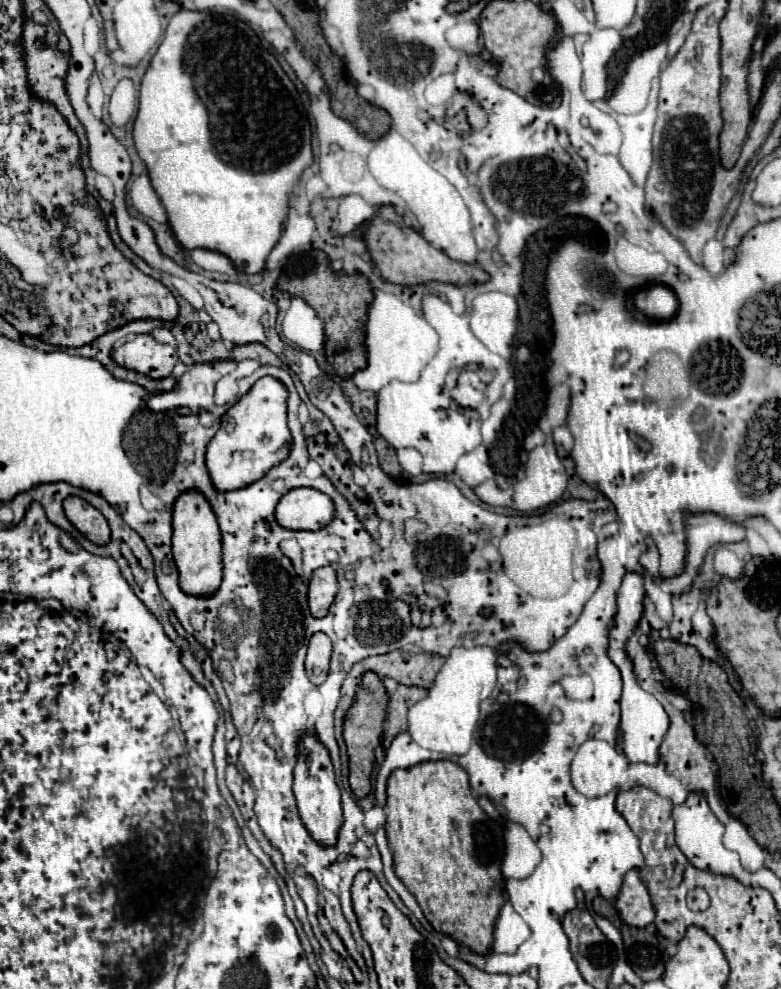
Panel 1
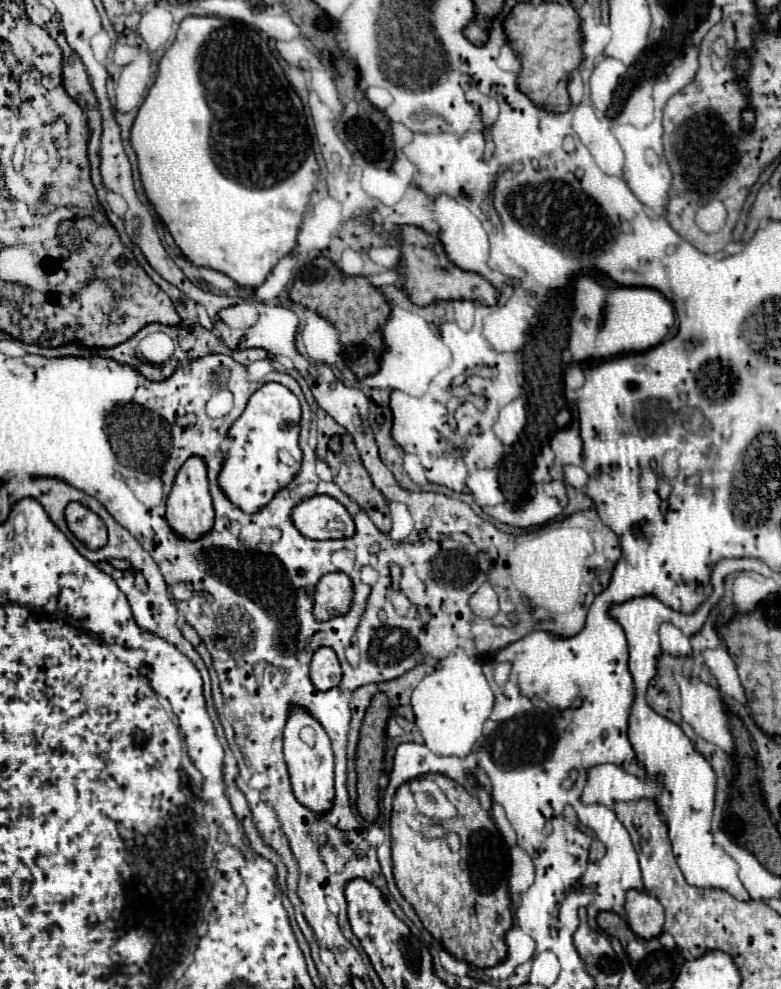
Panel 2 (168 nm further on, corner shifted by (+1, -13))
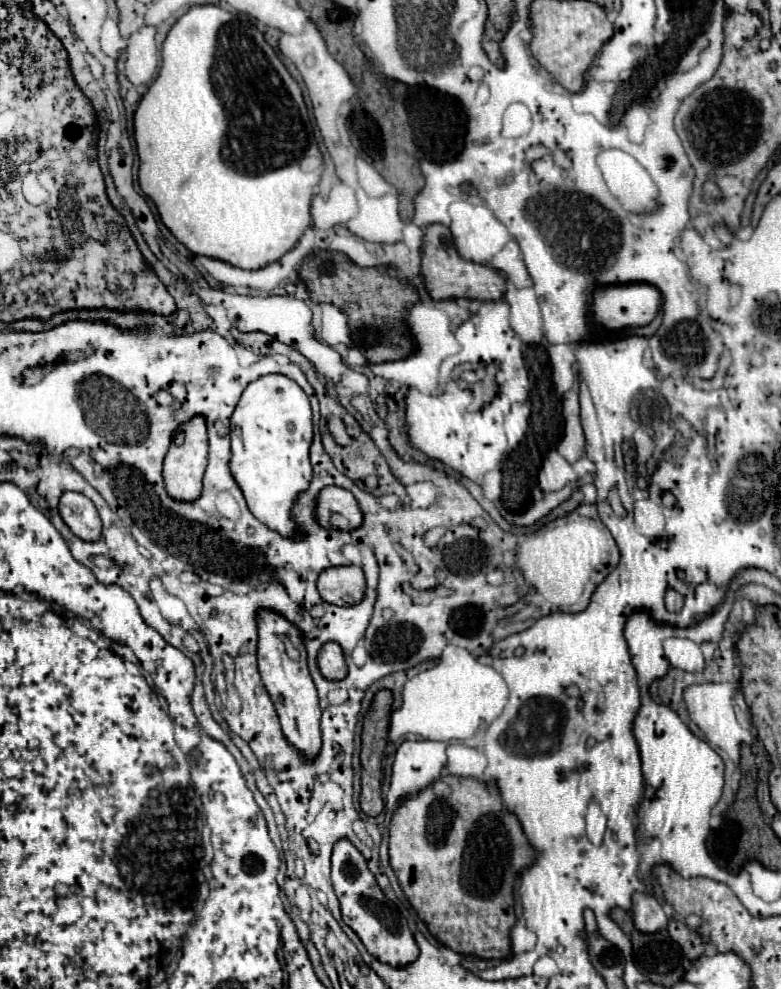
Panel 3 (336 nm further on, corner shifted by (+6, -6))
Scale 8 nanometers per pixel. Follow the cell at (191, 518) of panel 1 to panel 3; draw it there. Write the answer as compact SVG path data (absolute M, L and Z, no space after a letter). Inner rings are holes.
M194 417L192 421L184 423L178 435L178 441L172 443L166 459L164 459L164 485L174 501L184 501L192 503L202 495L202 479L204 479L204 469L208 461L208 437L206 437L206 423L202 417Z

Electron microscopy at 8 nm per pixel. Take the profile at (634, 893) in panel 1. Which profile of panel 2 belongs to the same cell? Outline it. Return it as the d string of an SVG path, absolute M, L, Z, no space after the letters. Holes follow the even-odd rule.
M631 890L627 894L625 910L627 910L627 922L639 938L649 940L663 932L663 924L665 924L663 906L649 892Z

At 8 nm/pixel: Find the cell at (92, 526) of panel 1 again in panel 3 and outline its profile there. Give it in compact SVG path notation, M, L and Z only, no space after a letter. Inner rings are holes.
M64 493L60 497L58 511L70 531L82 541L98 541L102 535L102 521L94 503L82 493Z

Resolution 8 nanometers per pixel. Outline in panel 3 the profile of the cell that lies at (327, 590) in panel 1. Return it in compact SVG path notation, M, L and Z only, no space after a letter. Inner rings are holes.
M356 565L328 567L318 577L320 597L332 605L356 605L364 597L364 589L364 573Z

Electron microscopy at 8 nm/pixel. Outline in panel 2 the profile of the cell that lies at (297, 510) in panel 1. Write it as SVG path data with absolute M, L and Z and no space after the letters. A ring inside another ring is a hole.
M315 496L303 500L293 510L293 522L297 530L313 540L329 540L329 538L351 538L355 534L355 524L347 508L331 496ZM339 516L345 522L343 532L329 532L327 522Z

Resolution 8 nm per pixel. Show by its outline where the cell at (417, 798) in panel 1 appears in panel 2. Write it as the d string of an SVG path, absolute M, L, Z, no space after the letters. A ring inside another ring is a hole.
M403 784L397 790L391 814L393 876L403 898L413 906L423 926L447 952L471 966L489 968L505 960L505 932L513 926L509 902L509 850L497 824L489 812L481 808L477 798L467 794L465 788L455 788L449 798L459 814L445 826L457 826L461 838L467 832L467 840L461 840L461 852L457 854L453 854L441 838L425 840L419 836L421 826L429 824L431 818L417 810L409 784ZM495 914L501 914L503 920L495 922Z

